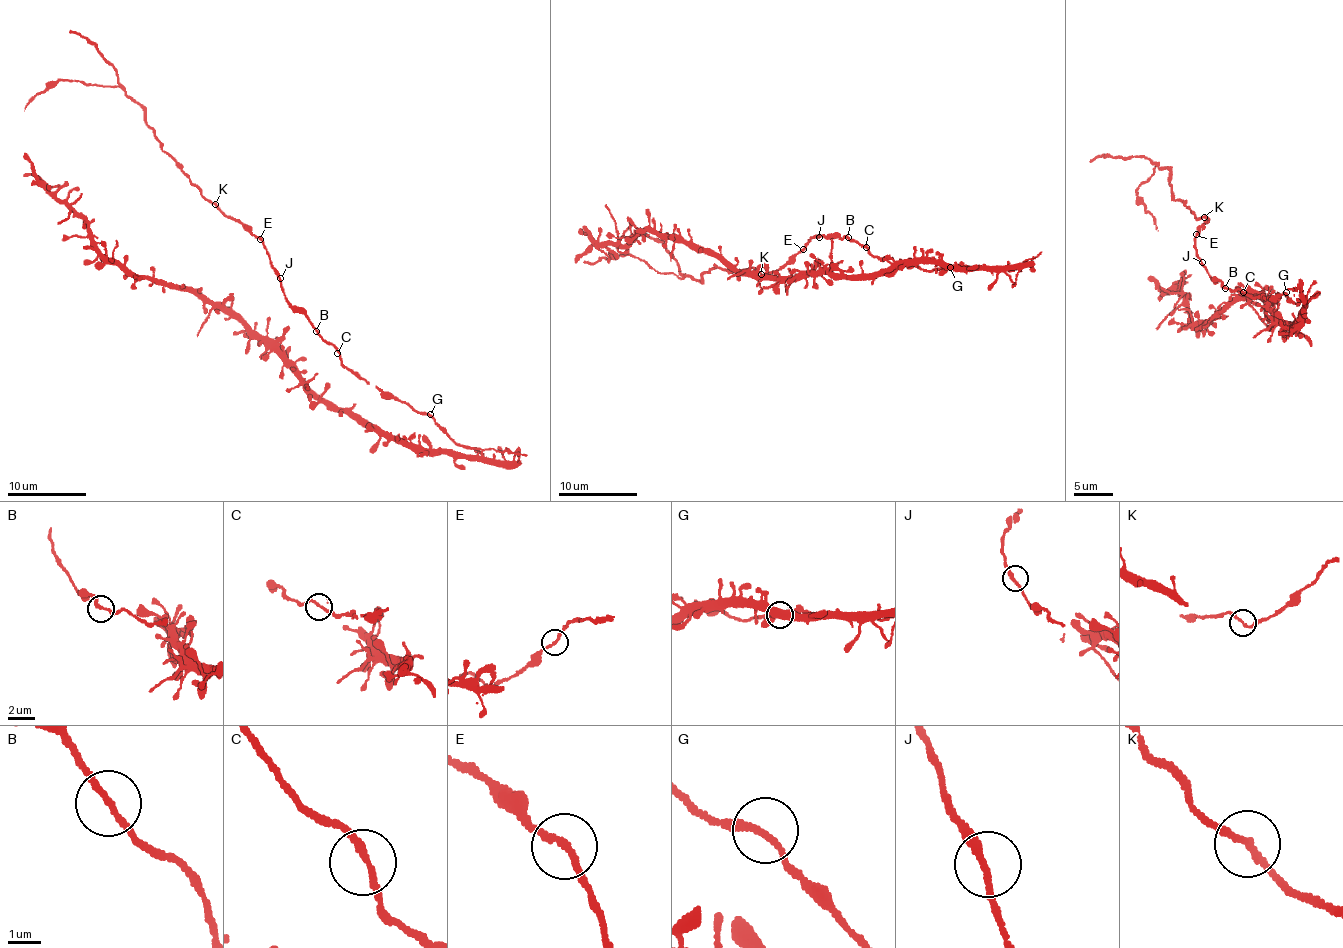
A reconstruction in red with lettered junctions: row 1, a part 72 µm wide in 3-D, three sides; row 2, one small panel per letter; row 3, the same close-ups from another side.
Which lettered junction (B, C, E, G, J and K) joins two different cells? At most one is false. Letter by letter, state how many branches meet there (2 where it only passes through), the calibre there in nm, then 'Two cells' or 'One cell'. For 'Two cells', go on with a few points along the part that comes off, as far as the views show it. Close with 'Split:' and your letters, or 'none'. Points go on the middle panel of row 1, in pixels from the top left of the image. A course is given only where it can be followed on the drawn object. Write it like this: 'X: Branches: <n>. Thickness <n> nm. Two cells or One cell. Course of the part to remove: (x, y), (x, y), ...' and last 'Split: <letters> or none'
B: Branches: 2. Thickness 200 nm. One cell
C: Branches: 2. Thickness 190 nm. One cell
E: Branches: 2. Thickness 200 nm. One cell
G: Branches: 2. Thickness 200 nm. One cell
J: Branches: 2. Thickness 200 nm. One cell
K: Branches: 2. Thickness 200 nm. One cell
Split: none

